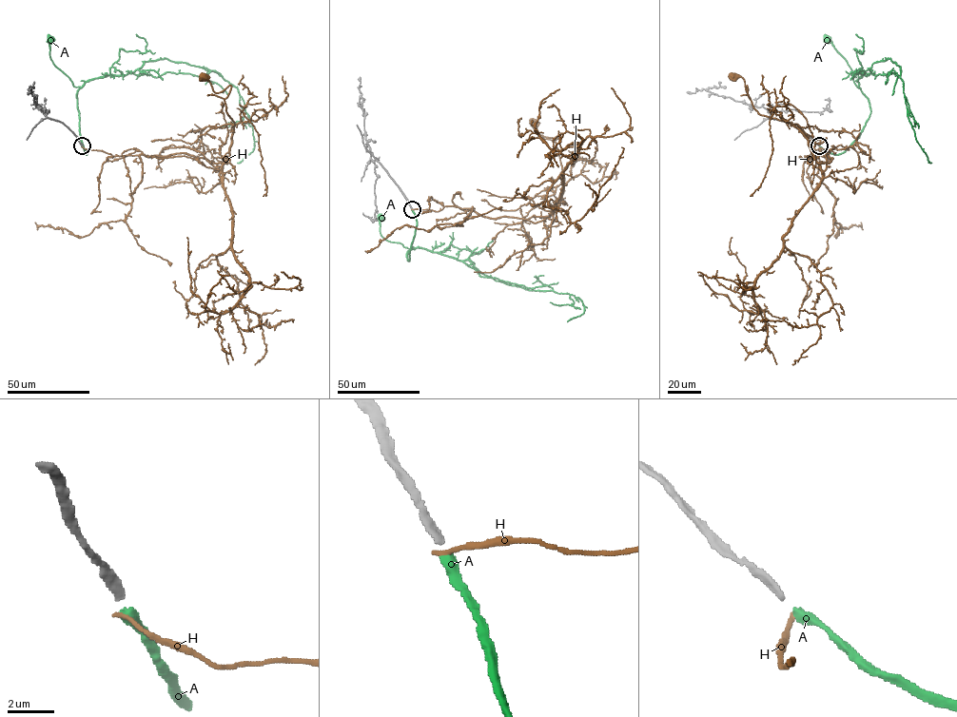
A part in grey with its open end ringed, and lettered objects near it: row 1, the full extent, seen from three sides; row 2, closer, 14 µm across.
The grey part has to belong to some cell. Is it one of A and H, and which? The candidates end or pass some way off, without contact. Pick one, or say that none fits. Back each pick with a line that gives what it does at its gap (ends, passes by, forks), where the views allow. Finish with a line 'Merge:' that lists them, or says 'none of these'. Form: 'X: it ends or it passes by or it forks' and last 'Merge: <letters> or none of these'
A: it ends
Merge: A

